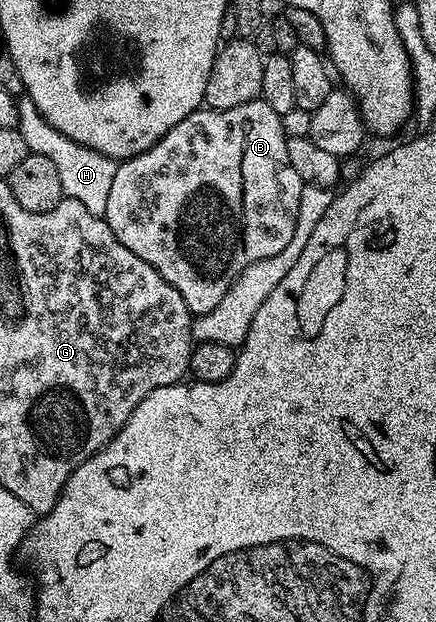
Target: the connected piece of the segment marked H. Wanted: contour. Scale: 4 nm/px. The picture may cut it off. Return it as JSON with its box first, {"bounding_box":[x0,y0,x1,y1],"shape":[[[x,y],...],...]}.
{"bounding_box":[17,96,117,217],"shape":[[[21,96],[17,100],[19,119],[17,129],[26,141],[29,152],[44,154],[57,168],[61,176],[63,193],[65,197],[78,200],[92,215],[103,217],[106,211],[107,198],[110,195],[111,184],[114,181],[114,171],[117,162],[92,148],[74,143],[66,135],[62,135],[54,126],[37,111],[34,101],[28,96]]]}

